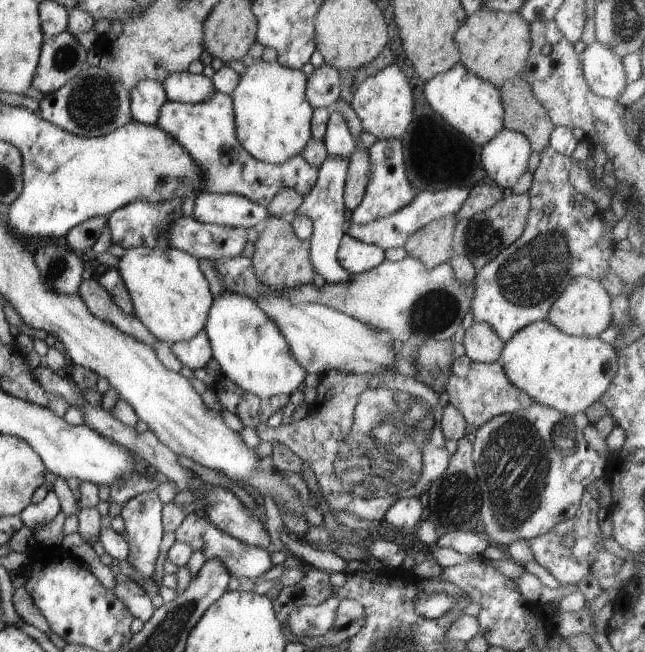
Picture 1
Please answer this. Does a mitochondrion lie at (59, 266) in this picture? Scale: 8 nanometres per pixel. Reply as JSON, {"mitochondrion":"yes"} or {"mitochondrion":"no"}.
{"mitochondrion":"yes"}

